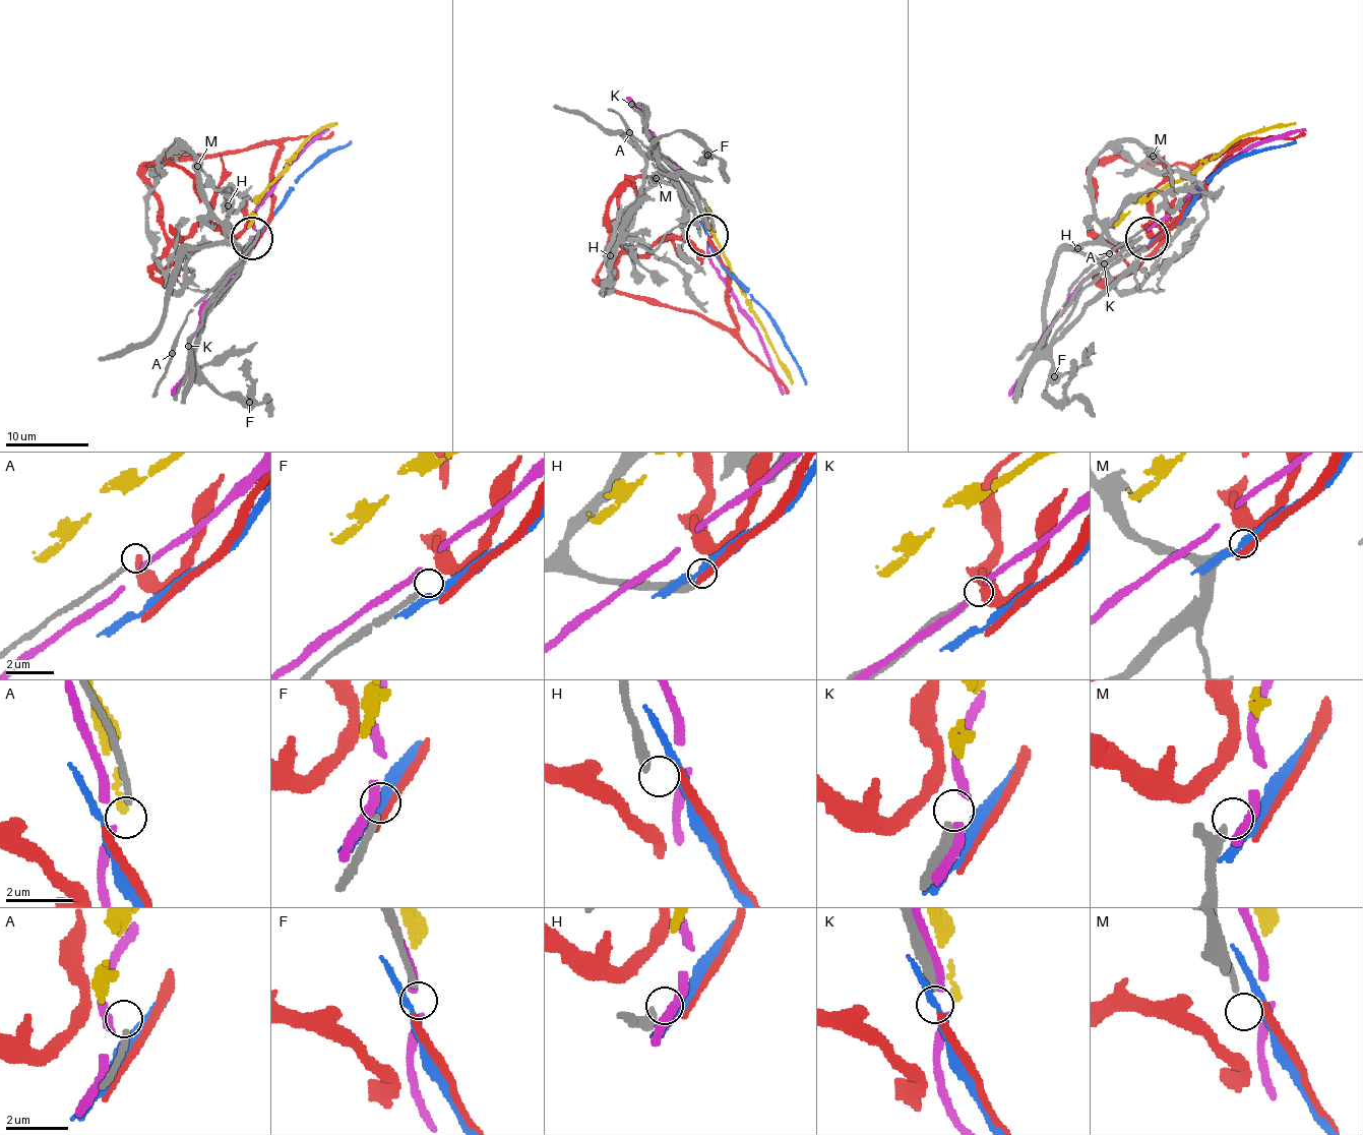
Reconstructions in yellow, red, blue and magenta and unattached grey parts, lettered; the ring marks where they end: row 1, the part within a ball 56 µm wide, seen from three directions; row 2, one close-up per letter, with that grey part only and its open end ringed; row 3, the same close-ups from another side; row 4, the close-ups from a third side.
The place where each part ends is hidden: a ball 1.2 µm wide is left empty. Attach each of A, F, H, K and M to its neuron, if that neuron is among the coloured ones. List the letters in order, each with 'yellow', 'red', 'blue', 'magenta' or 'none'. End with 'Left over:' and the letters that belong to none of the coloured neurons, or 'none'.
A: none
F: none
H: none
K: none
M: none
Left over: A, F, H, K, M

